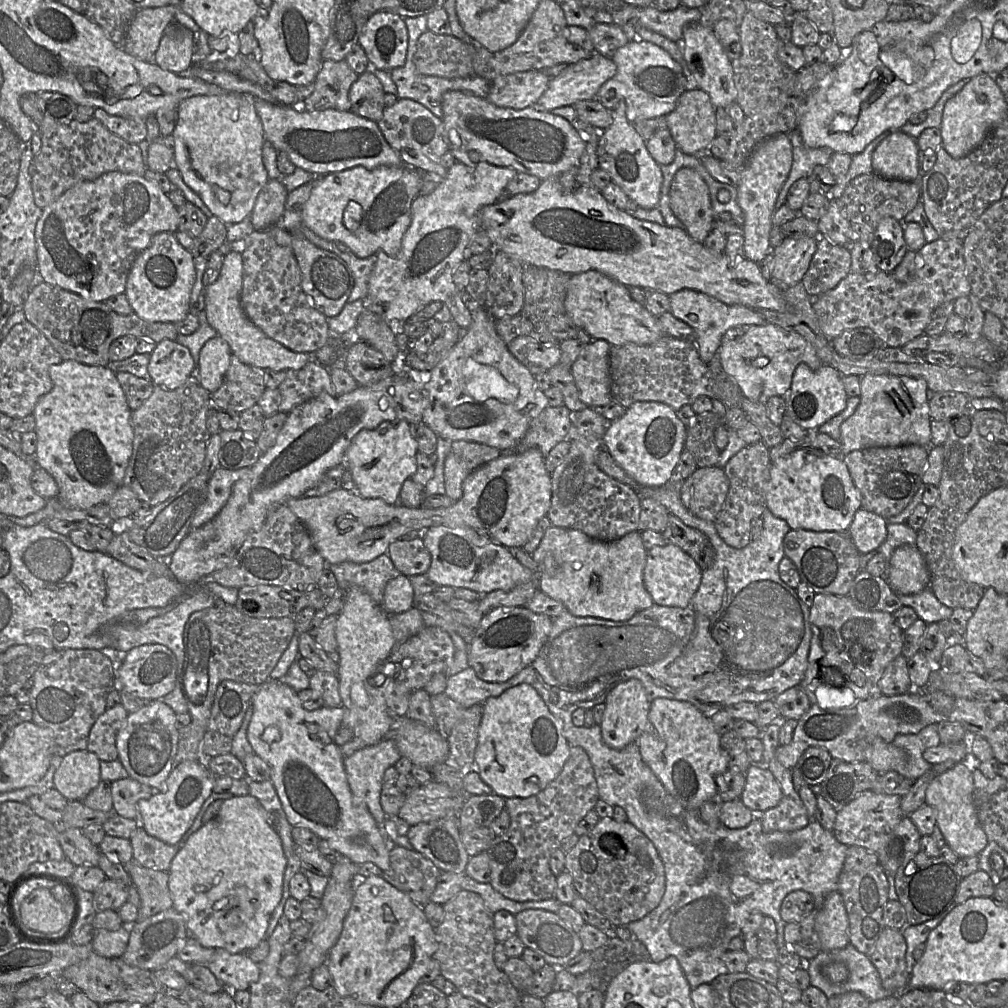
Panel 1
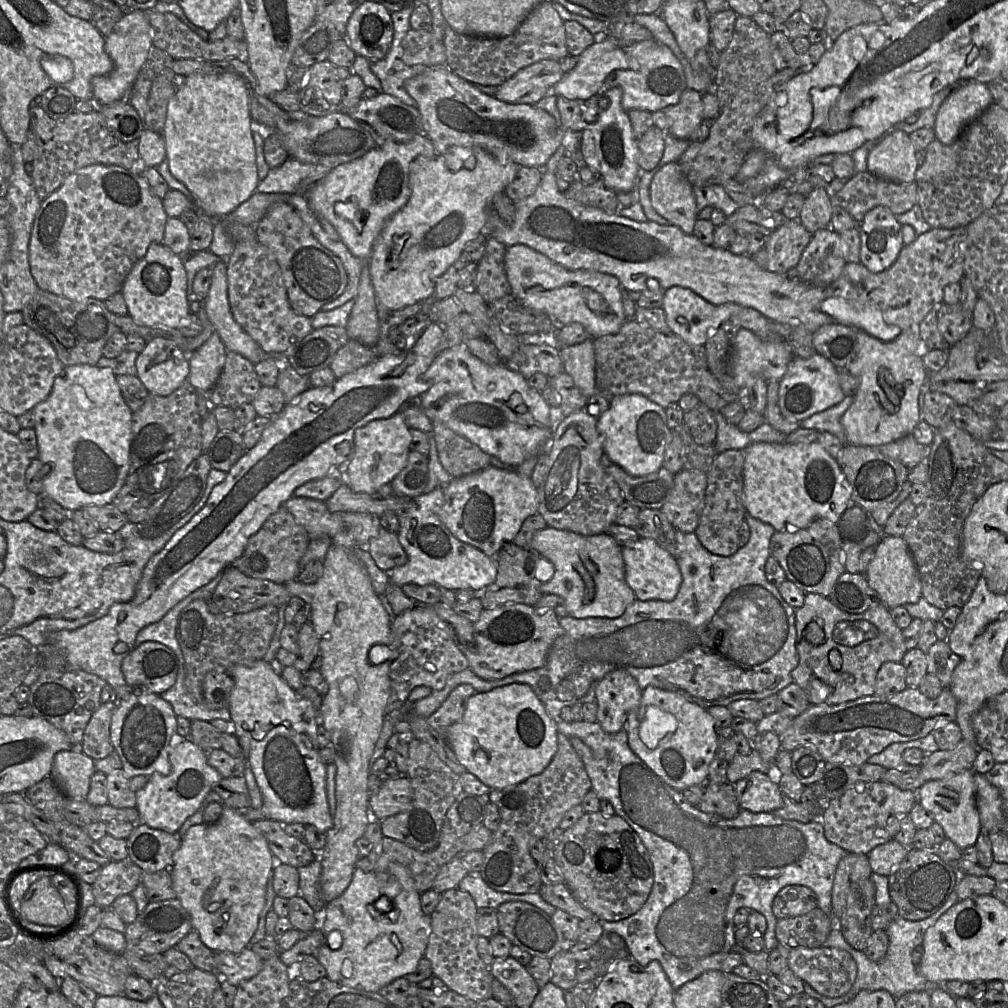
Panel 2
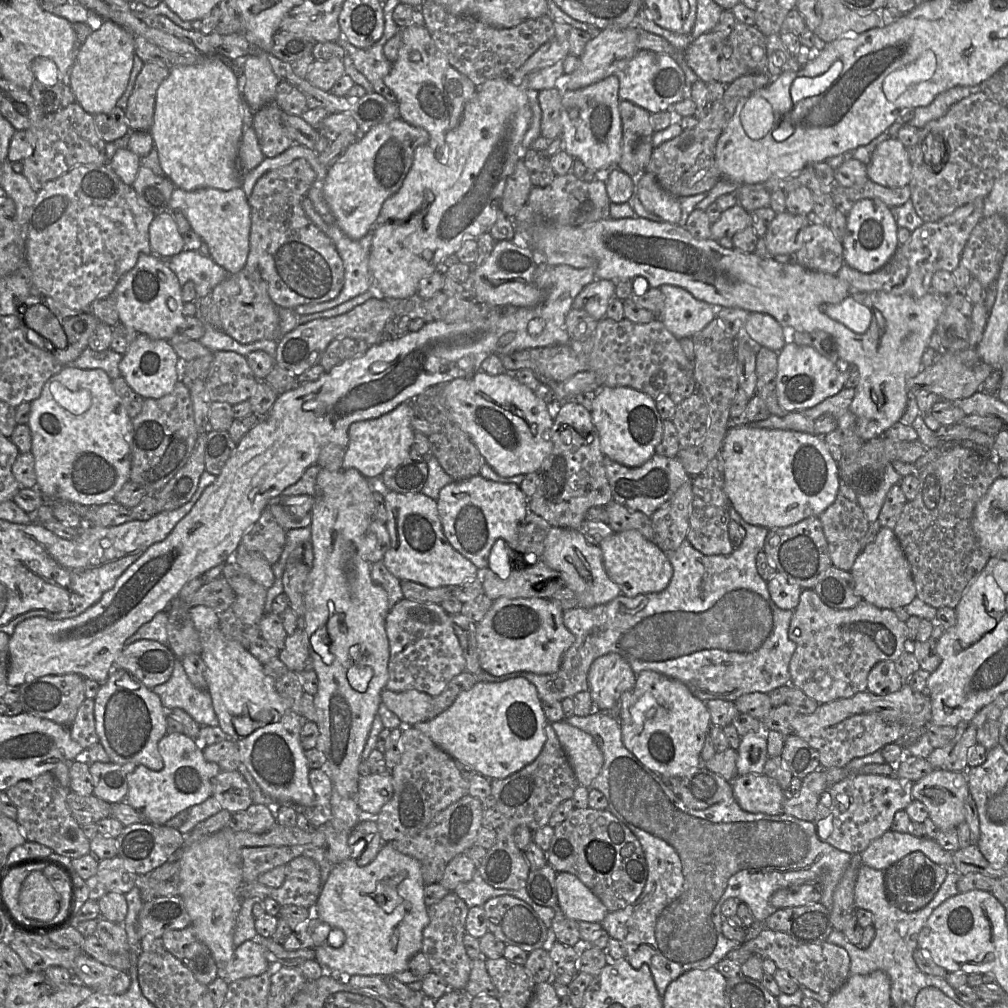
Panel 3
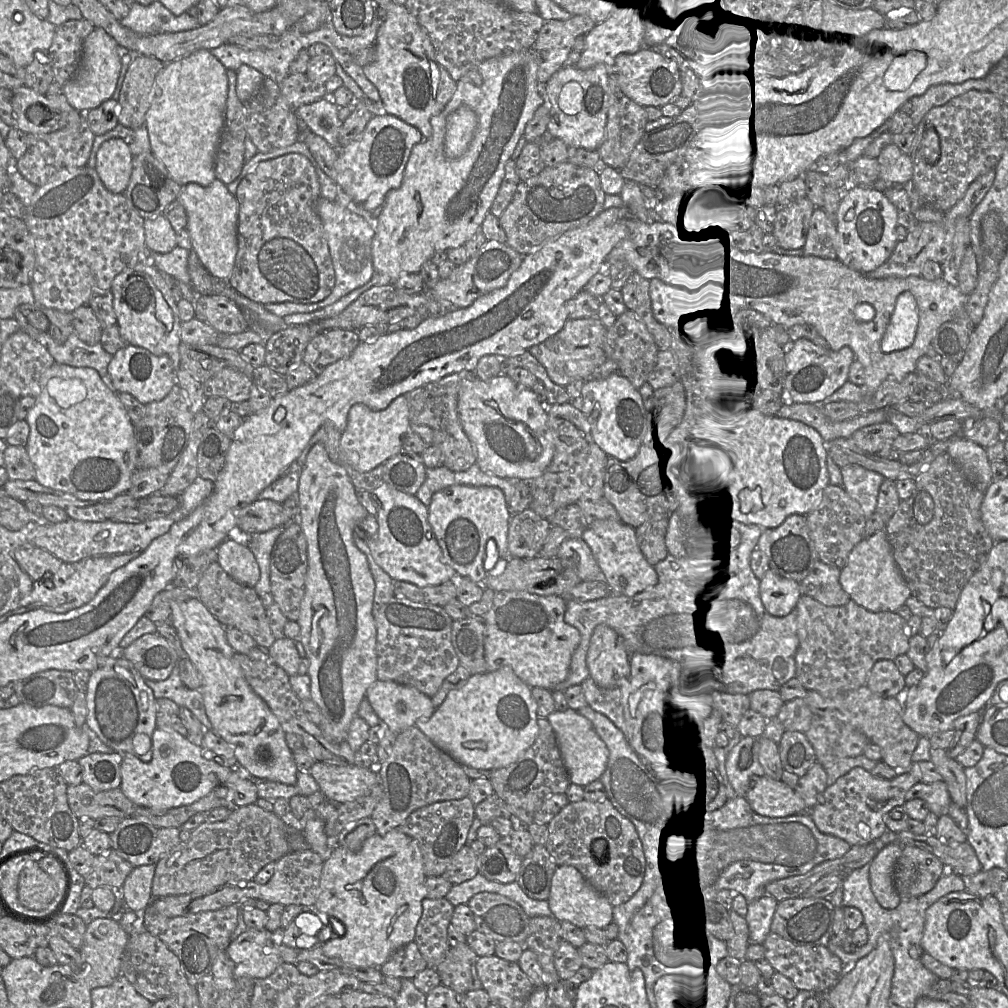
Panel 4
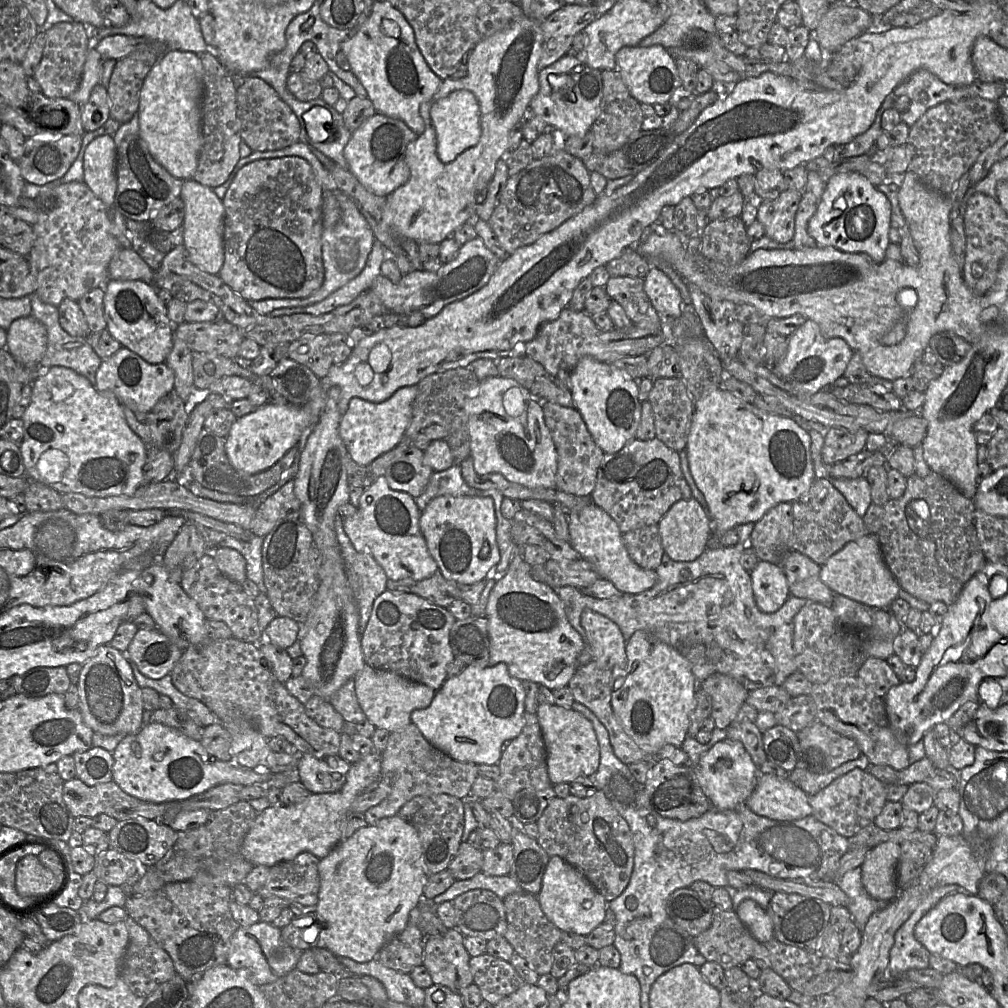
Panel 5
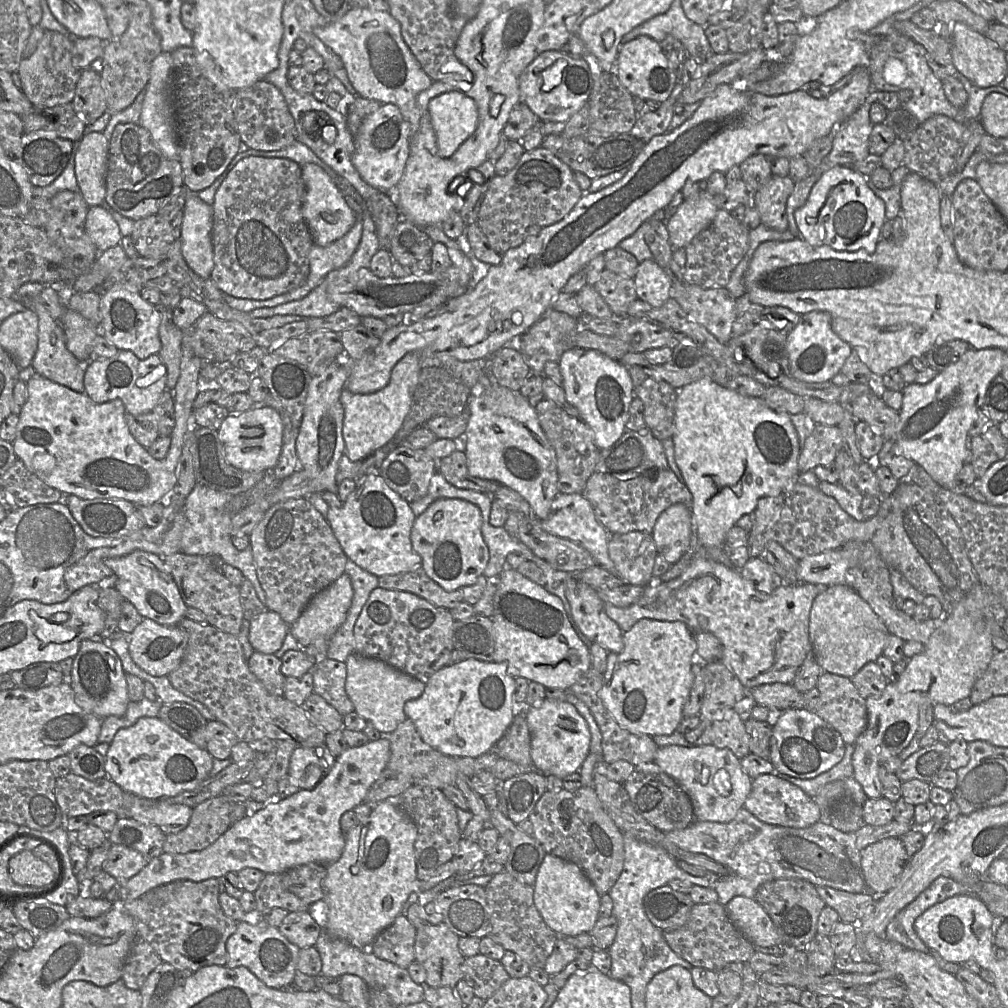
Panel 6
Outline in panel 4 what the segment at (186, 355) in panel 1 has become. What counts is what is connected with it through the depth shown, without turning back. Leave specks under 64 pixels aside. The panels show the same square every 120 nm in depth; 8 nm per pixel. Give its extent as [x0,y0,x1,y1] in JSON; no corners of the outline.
[108,344,176,405]

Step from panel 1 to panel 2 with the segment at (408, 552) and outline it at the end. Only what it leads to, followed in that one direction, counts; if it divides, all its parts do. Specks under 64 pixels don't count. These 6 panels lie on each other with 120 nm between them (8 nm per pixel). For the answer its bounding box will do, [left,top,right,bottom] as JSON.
[359,527,408,572]

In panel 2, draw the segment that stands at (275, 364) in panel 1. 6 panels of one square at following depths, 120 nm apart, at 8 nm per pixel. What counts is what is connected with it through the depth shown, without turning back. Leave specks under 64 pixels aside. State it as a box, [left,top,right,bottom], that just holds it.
[205,261,270,364]

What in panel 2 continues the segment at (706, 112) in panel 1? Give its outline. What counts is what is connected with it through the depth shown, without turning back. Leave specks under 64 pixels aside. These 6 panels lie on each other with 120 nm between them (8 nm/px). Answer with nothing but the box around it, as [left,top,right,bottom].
[664,88,704,139]

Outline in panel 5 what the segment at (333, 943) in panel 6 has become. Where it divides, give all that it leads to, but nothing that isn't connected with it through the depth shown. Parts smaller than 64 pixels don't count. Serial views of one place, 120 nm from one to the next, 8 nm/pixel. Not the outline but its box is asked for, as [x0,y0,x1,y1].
[338,955,425,1007]

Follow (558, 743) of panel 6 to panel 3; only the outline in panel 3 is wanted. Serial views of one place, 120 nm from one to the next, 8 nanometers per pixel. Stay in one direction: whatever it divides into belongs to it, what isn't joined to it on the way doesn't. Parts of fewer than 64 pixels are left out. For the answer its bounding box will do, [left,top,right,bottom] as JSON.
[551,723,604,786]

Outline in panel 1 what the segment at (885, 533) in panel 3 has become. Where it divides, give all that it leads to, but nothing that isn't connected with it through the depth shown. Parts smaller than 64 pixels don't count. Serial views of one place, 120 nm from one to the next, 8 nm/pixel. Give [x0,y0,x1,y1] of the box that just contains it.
[885,545,929,595]

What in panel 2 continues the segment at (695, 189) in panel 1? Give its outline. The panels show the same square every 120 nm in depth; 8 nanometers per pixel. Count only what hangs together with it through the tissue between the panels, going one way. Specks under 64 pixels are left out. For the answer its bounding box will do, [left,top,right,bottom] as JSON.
[649,162,698,234]

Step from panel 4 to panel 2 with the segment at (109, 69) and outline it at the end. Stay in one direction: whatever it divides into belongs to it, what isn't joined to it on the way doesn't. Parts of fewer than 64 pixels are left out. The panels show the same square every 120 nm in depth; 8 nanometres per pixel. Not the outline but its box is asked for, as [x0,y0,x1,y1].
[91,9,153,107]

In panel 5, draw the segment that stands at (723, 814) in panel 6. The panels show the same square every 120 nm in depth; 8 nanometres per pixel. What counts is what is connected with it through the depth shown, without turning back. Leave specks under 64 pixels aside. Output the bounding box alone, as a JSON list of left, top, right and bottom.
[693,739,764,811]

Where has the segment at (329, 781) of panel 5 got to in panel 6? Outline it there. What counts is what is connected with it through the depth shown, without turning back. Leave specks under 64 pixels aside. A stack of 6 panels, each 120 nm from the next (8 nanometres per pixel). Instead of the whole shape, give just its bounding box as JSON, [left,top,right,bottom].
[287,745,336,790]

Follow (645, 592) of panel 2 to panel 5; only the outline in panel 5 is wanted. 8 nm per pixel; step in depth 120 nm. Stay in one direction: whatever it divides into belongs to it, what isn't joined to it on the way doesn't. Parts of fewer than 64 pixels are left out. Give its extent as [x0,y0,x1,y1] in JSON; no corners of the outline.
[568,503,658,594]

